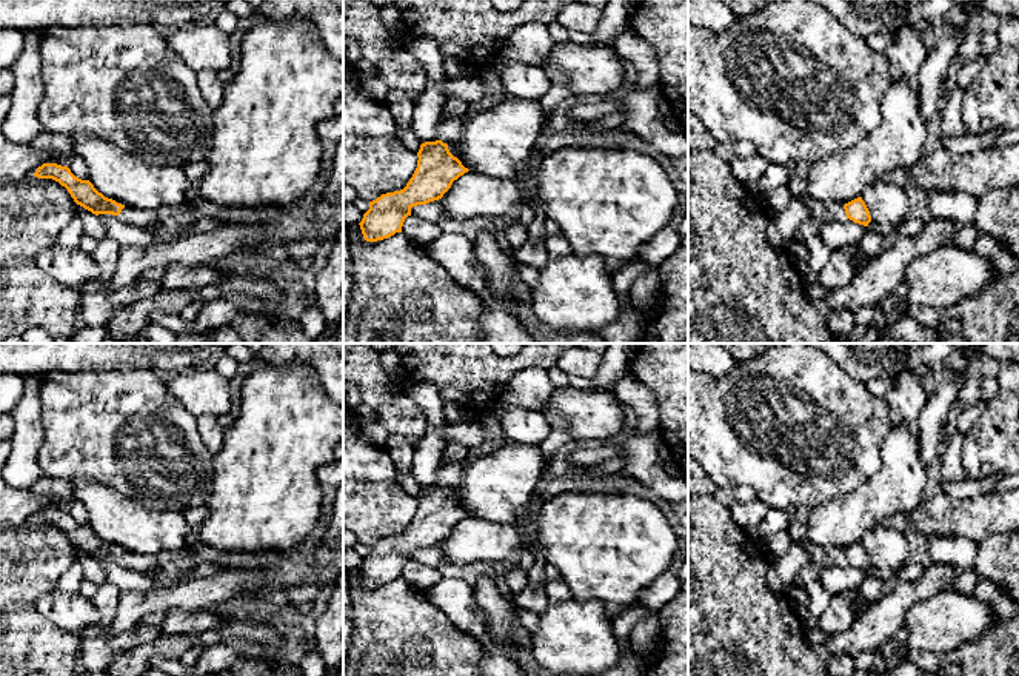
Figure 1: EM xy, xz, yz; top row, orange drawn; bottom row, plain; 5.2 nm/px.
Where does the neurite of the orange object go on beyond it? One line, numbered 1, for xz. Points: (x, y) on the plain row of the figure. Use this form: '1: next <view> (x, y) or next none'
1: next xz (494, 438)

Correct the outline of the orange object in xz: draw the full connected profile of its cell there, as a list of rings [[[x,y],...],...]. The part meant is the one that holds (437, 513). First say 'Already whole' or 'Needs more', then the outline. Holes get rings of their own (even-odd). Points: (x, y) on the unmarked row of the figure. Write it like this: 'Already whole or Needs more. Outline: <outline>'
Needs more. Outline: [[[499,405],[479,416],[477,420],[485,431],[483,442],[469,447],[466,456],[456,465],[442,465],[439,485],[420,490],[417,513],[403,534],[382,539],[369,547],[369,554],[359,568],[366,587],[383,585],[402,577],[413,551],[442,544],[453,527],[469,516],[449,497],[448,491],[460,484],[468,465],[510,442],[502,430]]]

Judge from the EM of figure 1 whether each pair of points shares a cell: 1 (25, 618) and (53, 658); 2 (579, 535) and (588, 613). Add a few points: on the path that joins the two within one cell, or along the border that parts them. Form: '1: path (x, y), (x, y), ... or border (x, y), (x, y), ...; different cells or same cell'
1: path (25, 627), (45, 649); same cell
2: border (573, 598), (599, 601), (611, 621); different cells

